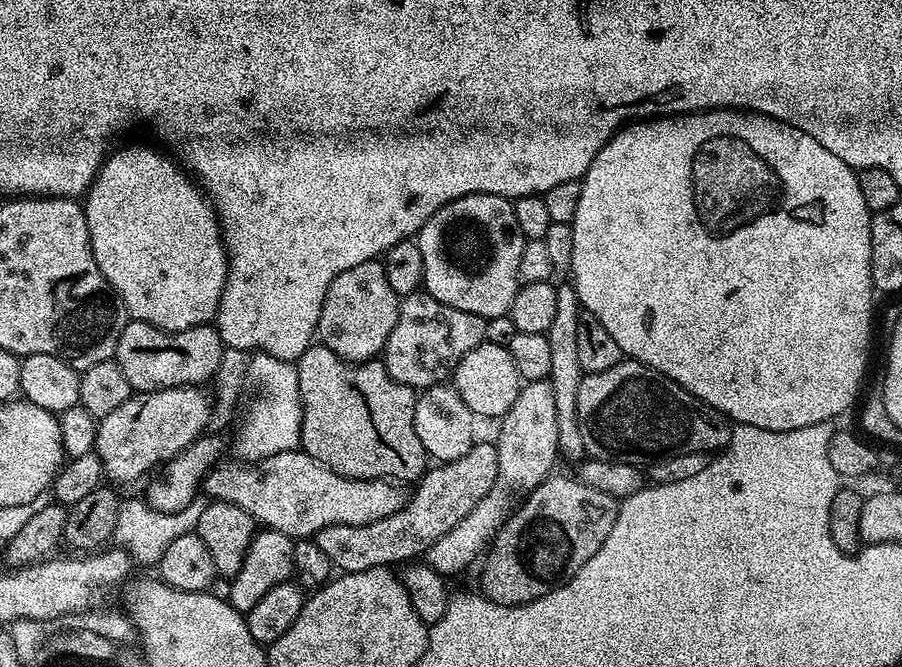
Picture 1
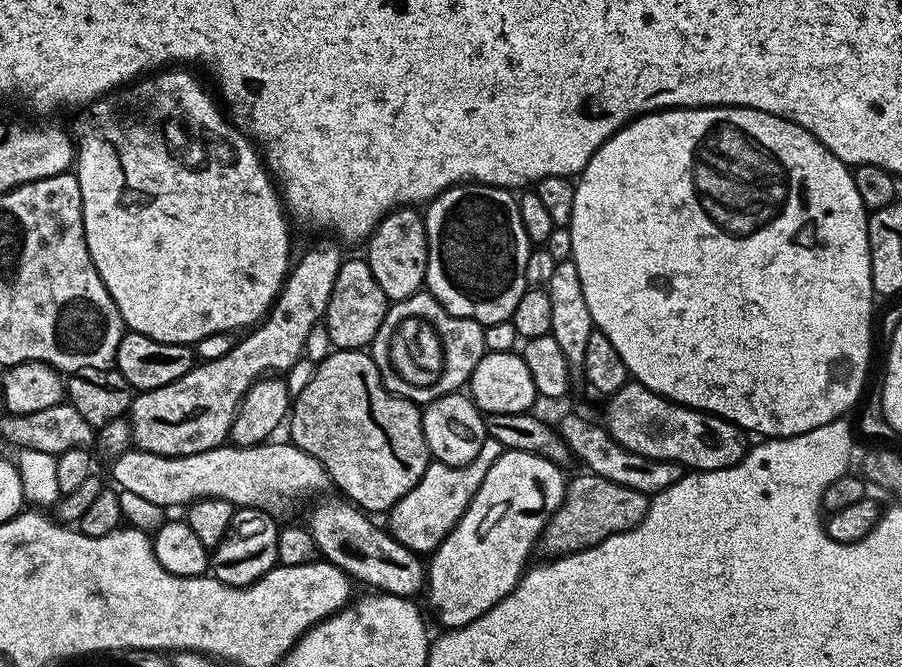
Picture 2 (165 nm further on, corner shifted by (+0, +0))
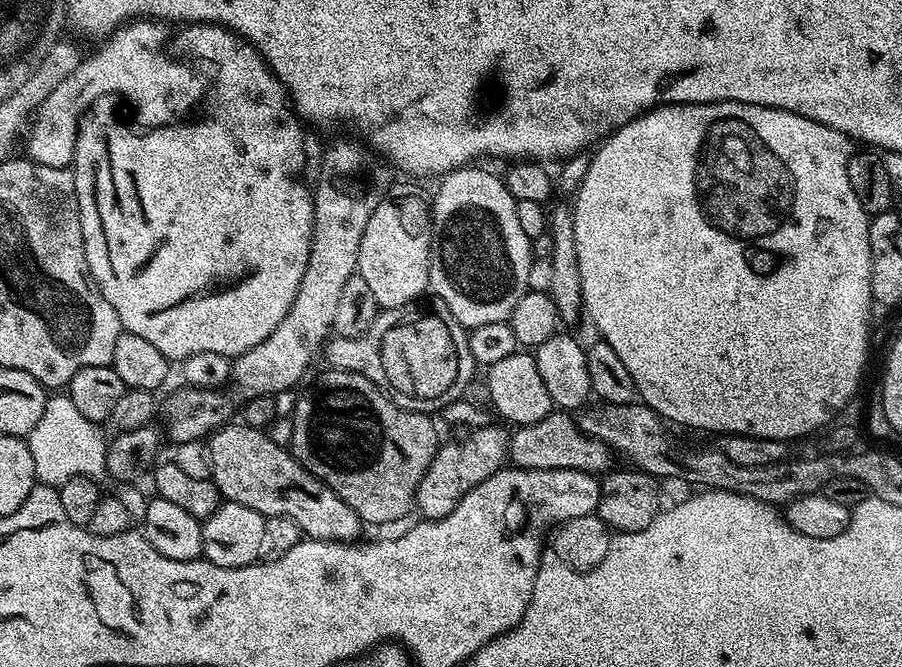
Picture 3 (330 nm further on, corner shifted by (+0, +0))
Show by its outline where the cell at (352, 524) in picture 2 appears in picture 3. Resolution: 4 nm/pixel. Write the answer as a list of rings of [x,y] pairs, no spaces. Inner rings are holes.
[[[229,422],[224,427],[216,429],[206,440],[208,464],[212,467],[210,479],[216,484],[216,489],[225,501],[233,500],[242,506],[250,506],[250,510],[258,510],[266,518],[270,516],[294,518],[301,533],[313,540],[356,542],[361,539],[359,536],[362,521],[358,518],[358,514],[354,514],[354,510],[350,510],[350,506],[346,506],[346,502],[342,502],[342,498],[338,498],[338,494],[334,494],[334,490],[330,490],[318,477],[306,471],[287,447],[275,445],[267,431],[249,427],[244,422],[236,423]]]

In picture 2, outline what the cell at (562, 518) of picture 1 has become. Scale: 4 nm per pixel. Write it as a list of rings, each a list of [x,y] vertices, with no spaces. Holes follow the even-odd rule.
[[[583,474],[567,481],[564,490],[564,503],[544,525],[543,533],[538,541],[544,547],[548,558],[569,556],[571,552],[581,552],[600,544],[619,532],[629,532],[642,522],[648,509],[649,497],[638,490],[630,490],[630,486],[622,486],[618,482],[610,482],[601,476]]]

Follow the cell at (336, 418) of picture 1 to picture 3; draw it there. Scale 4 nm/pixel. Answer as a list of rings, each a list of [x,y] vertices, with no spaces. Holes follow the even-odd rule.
[[[337,368],[325,371],[320,380],[320,393],[312,400],[312,424],[297,427],[293,434],[290,451],[298,463],[310,474],[314,474],[358,518],[365,524],[392,524],[400,520],[408,511],[413,511],[416,503],[416,487],[422,482],[442,437],[436,433],[436,424],[427,412],[411,412],[400,408],[389,398],[387,392],[370,378],[357,372],[347,372]]]

